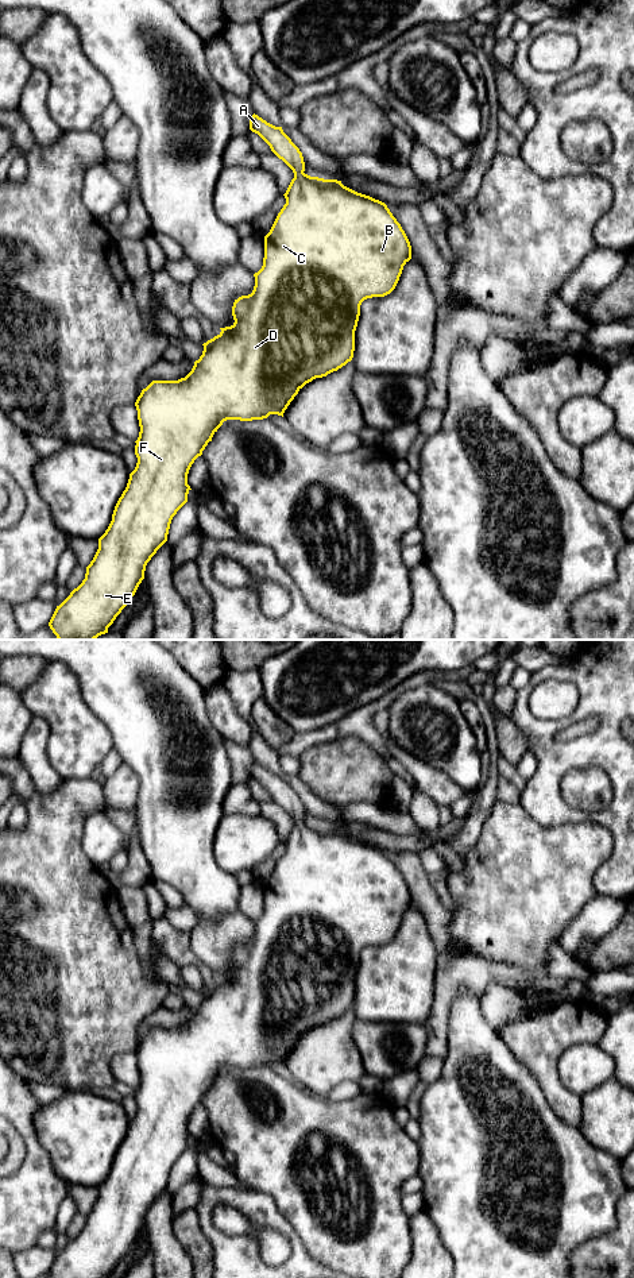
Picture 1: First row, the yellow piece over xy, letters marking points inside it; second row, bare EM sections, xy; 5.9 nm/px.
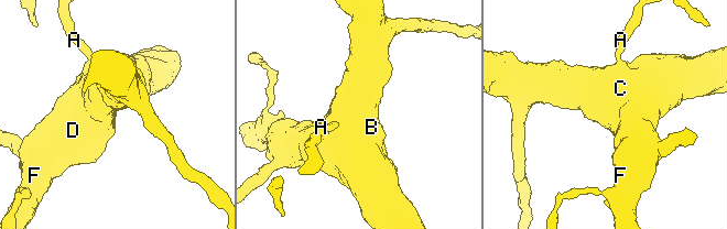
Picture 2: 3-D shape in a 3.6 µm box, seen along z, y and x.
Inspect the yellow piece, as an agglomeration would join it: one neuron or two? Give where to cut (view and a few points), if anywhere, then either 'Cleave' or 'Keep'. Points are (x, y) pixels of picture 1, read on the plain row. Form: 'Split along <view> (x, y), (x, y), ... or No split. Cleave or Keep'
No split. Keep

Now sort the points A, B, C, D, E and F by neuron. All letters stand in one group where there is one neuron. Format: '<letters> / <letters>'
A B C D E F

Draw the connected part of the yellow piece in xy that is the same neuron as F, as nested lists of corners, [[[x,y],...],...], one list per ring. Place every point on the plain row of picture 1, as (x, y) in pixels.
[[[254,761],[250,777],[258,781],[294,821],[283,842],[286,852],[264,884],[263,914],[254,922],[254,938],[235,947],[235,970],[220,976],[217,984],[202,992],[202,1003],[185,1026],[152,1028],[138,1045],[135,1054],[140,1080],[135,1089],[136,1115],[115,1154],[108,1177],[98,1186],[98,1197],[86,1215],[85,1227],[57,1254],[49,1270],[51,1278],[108,1278],[144,1227],[147,1211],[167,1189],[171,1167],[188,1150],[192,1138],[188,1132],[189,1117],[223,1070],[263,1067],[270,1062],[283,1065],[290,1050],[306,1031],[326,1024],[351,1009],[362,950],[390,942],[399,928],[403,914],[411,907],[410,889],[384,850],[357,841],[341,829],[305,822],[302,800],[282,775],[275,775]]]

